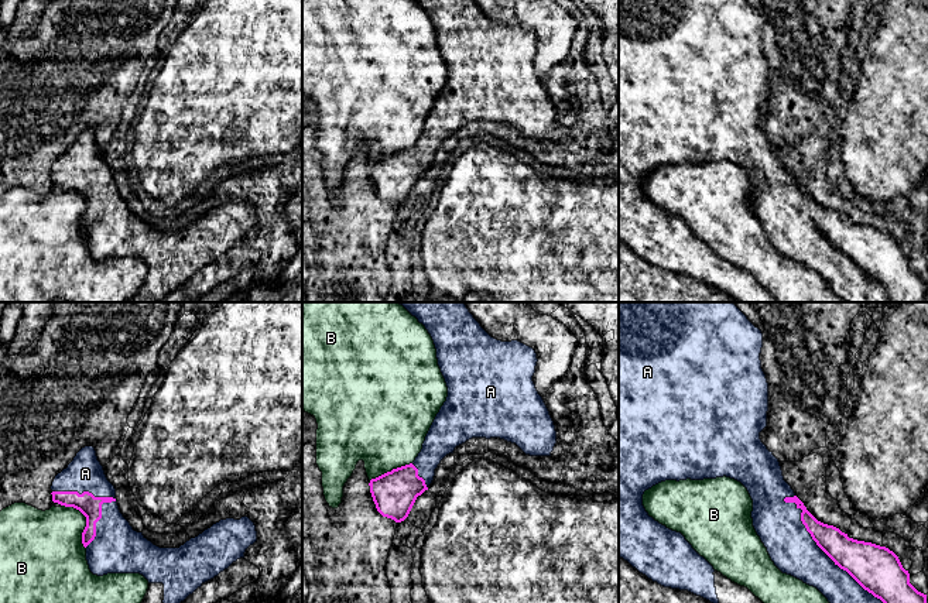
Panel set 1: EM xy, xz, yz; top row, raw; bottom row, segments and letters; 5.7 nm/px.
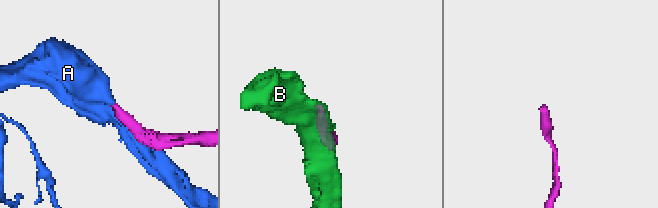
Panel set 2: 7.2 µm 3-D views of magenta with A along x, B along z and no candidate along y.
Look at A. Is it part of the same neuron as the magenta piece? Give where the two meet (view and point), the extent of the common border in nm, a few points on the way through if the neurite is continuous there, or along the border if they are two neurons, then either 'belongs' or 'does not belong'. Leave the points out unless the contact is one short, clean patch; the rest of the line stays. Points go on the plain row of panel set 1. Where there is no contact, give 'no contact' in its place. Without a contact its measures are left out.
contact yz (829, 240); length 900 nm; belongs

